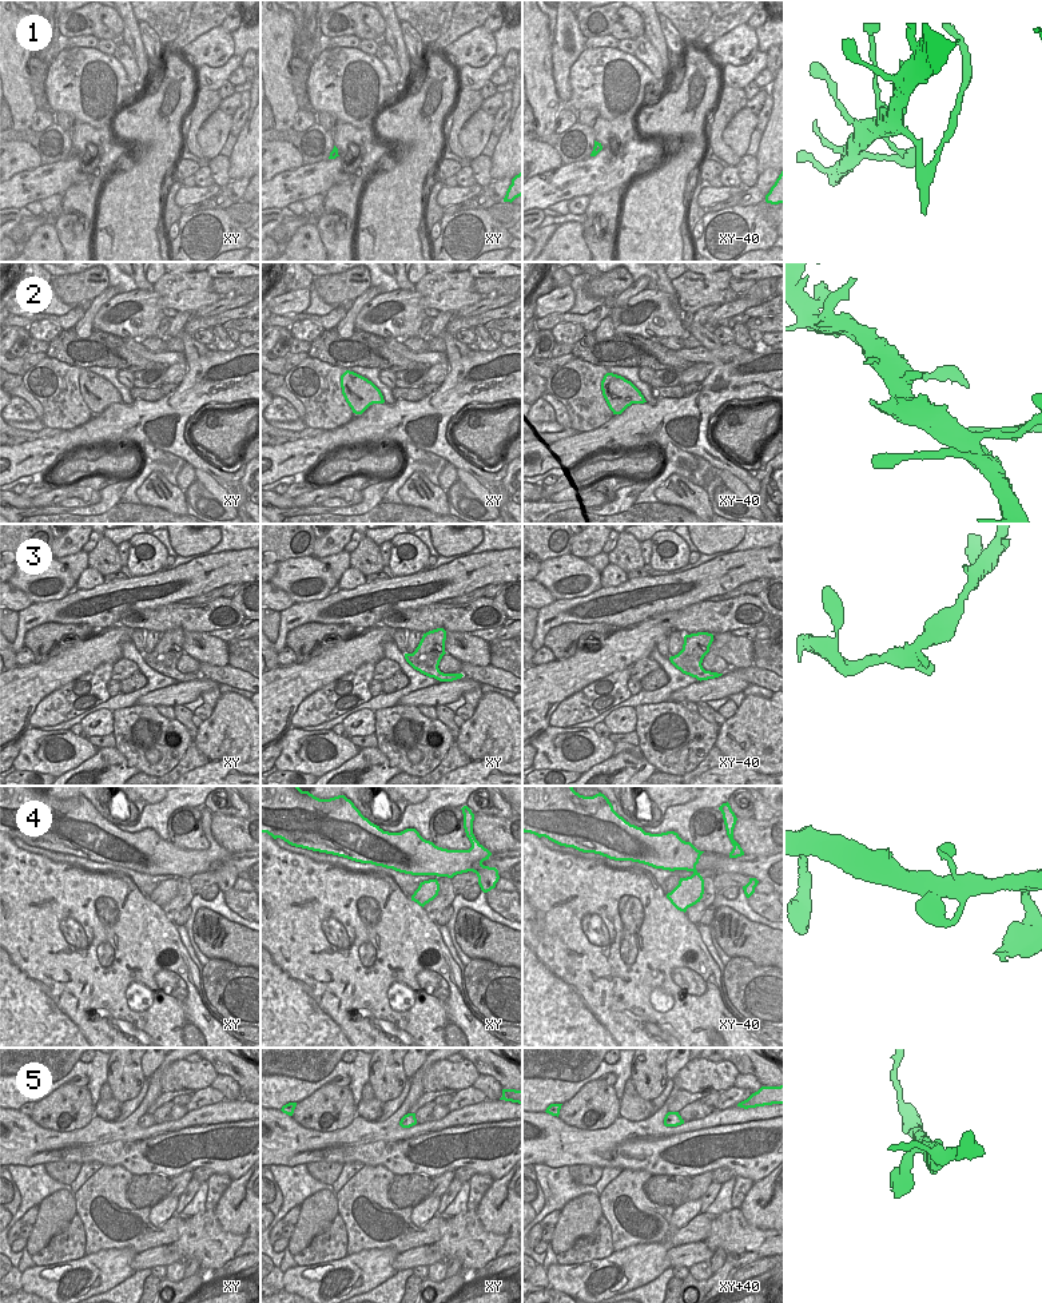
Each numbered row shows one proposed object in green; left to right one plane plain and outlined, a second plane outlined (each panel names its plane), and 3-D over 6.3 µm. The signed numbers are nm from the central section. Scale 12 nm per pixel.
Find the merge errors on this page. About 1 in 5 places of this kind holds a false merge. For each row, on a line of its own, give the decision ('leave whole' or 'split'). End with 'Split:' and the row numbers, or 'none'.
1: split
2: leave whole
3: leave whole
4: leave whole
5: leave whole
Split: 1

